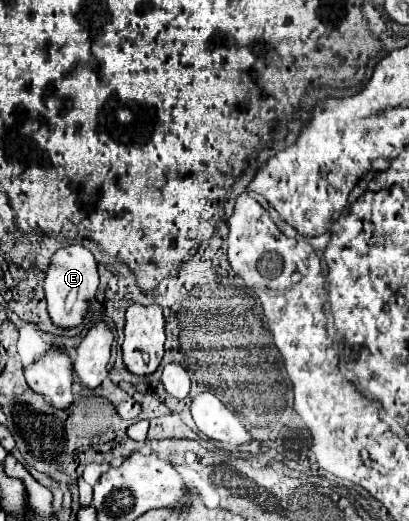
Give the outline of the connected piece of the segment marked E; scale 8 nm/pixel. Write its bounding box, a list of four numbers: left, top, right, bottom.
[44,246,98,328]

